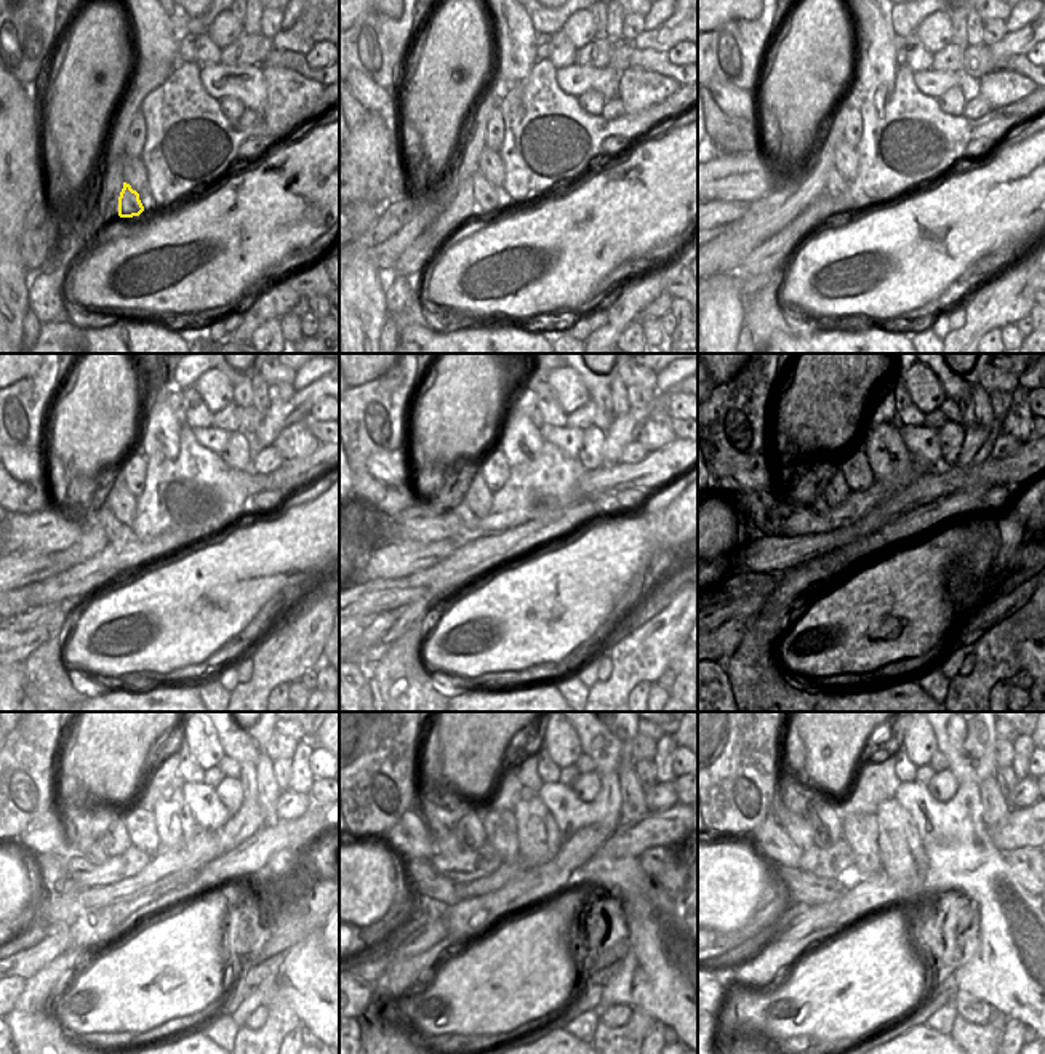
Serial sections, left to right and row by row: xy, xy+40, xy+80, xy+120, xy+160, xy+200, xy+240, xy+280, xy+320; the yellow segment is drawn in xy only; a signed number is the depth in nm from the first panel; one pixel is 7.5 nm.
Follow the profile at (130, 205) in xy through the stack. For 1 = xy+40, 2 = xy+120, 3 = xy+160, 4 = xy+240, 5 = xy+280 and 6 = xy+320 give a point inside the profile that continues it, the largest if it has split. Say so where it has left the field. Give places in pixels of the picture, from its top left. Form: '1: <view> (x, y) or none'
1: xy+40 (485, 194)
2: xy+120 (117, 533)
3: xy+160 (461, 511)
4: xy+240 (95, 853)
5: xy+280 (445, 838)
6: xy+320 (797, 827)

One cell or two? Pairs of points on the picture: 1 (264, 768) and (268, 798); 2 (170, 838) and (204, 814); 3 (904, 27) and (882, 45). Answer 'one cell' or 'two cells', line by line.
1: one cell
2: two cells
3: two cells

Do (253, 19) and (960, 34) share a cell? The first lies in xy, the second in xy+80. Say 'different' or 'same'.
different

